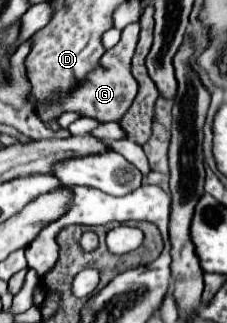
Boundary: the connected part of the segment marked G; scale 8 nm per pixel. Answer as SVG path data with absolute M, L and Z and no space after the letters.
M139 23L127 25L121 33L119 43L105 51L105 55L99 59L97 67L91 73L87 73L83 77L83 81L79 81L75 87L71 87L67 91L57 91L51 105L39 103L31 95L31 105L37 111L37 117L45 123L45 121L51 121L53 117L59 117L65 111L73 111L73 113L79 113L81 117L93 117L101 123L119 121L119 117L123 117L123 113L129 109L129 105L137 93L137 81L131 77L131 57L135 53L137 37L139 37Z

